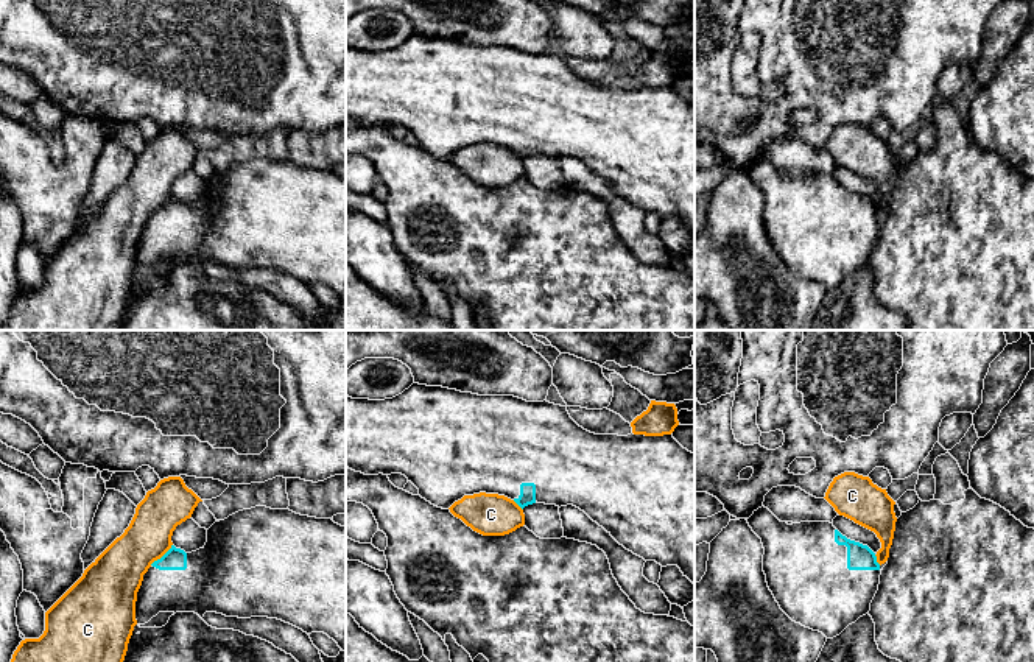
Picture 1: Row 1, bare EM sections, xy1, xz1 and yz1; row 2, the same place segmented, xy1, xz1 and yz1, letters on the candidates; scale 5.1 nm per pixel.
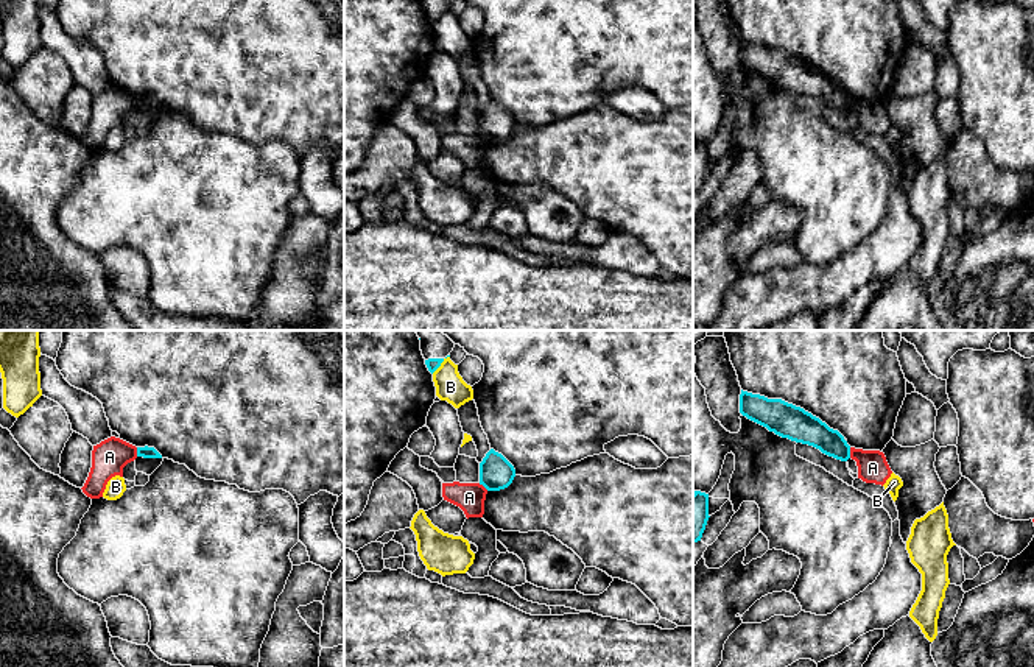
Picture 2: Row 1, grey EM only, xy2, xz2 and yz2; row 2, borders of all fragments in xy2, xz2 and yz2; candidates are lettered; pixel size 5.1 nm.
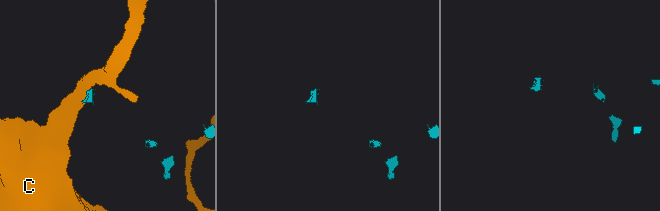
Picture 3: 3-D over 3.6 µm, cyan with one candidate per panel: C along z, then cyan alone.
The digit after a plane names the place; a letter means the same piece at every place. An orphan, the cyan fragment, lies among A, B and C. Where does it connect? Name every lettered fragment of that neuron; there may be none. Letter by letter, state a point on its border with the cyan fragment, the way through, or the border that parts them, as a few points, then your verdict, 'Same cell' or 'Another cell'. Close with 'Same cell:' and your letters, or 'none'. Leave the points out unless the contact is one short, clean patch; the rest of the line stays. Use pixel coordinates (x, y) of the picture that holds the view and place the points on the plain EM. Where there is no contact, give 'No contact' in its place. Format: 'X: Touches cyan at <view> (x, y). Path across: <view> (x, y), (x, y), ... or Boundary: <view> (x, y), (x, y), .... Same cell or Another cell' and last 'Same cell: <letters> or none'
A: Touches cyan at yz2 (849, 103). Boundary: yz2 (849, 98), (851, 108). Another cell
B: Touches cyan at xz2 (439, 16). Another cell
C: Touches cyan at xy1 (162, 207). Another cell
Same cell: none

